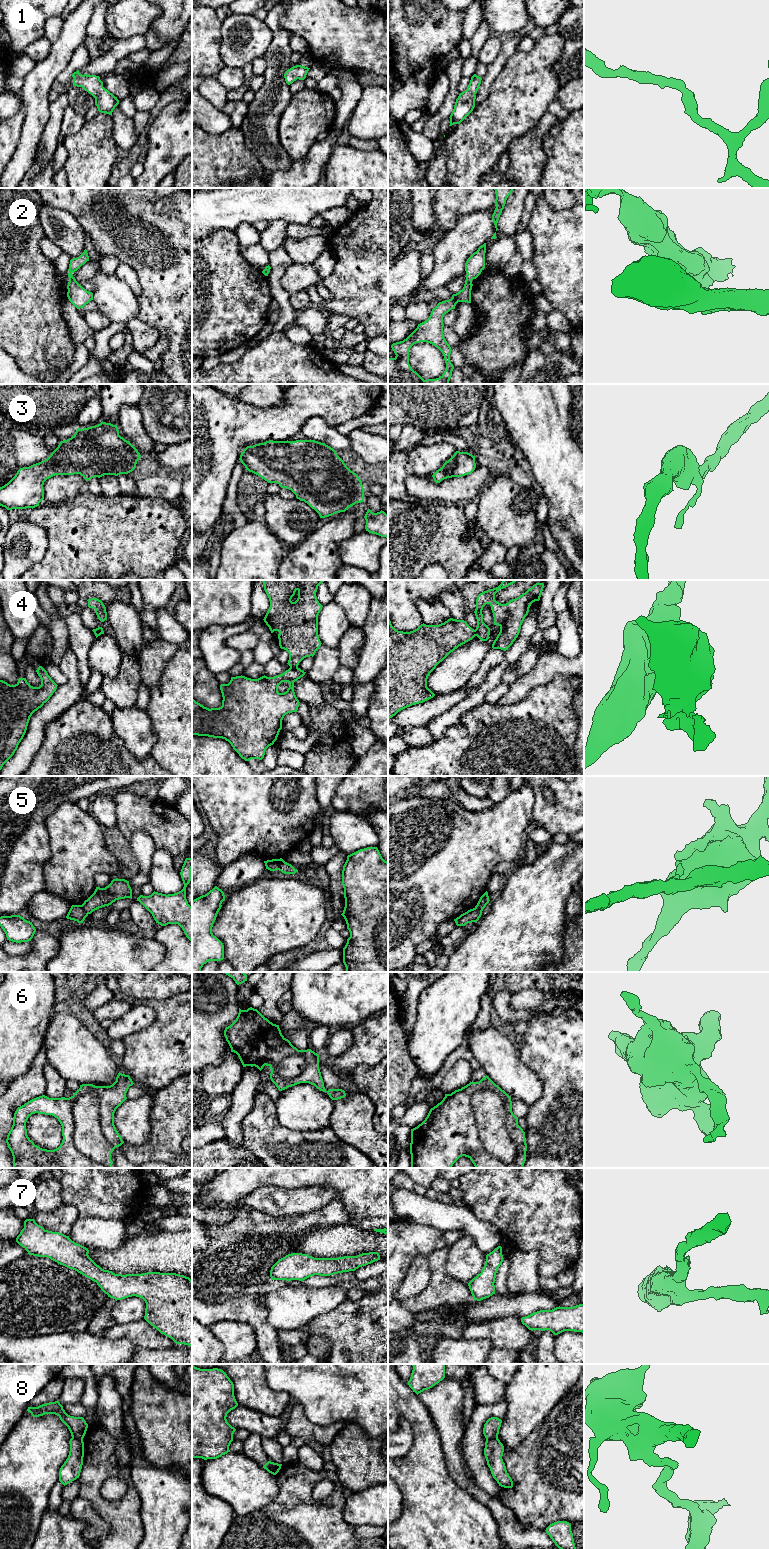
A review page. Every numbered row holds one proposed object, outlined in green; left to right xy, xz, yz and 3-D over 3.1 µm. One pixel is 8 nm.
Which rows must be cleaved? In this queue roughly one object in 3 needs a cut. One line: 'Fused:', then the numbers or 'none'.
Fused: 4, 5, 6, 8

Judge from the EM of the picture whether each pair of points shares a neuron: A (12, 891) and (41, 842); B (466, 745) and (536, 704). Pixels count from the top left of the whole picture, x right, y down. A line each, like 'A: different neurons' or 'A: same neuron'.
A: same neuron
B: same neuron

